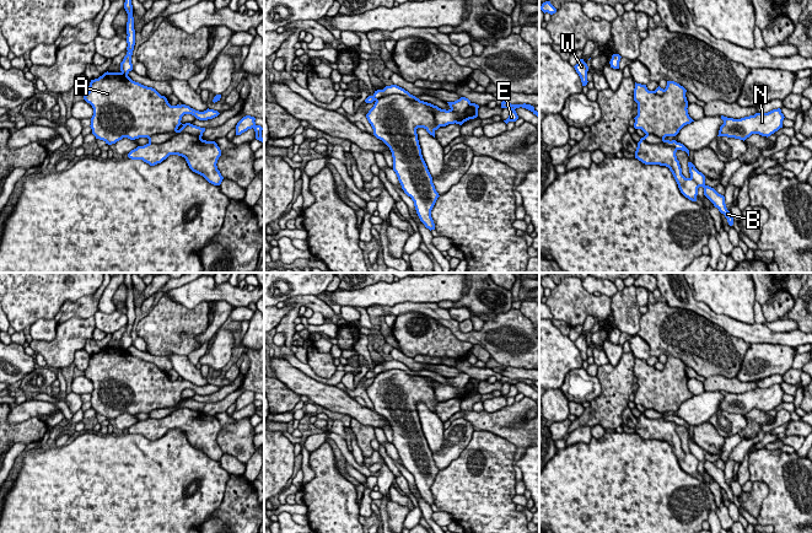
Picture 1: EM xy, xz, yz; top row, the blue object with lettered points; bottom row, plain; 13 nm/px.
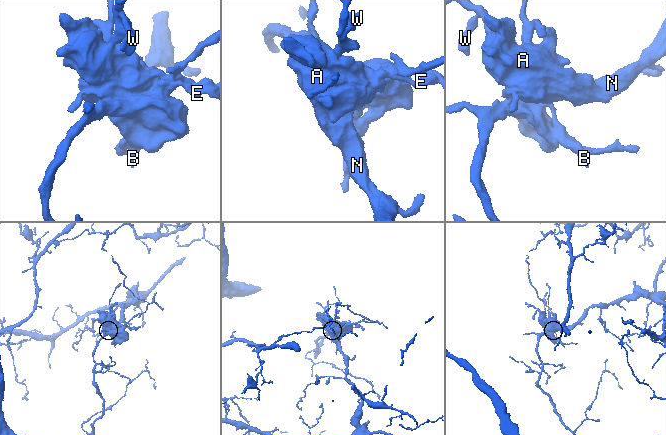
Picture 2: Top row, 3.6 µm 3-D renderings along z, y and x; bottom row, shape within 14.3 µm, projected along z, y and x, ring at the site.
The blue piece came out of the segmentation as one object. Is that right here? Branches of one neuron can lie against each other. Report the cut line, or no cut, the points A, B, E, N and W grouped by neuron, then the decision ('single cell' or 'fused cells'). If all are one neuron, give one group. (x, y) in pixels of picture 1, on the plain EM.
xz (419, 375), (408, 375), (401, 370), (383, 370), (376, 376) | A E N W / B | fused cells

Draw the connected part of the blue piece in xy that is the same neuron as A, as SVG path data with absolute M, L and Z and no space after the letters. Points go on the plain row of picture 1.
M104 348L91 355L84 375L93 383L91 404L96 414L112 420L123 413L135 415L172 408L184 389L208 395L220 388L195 386L185 379L171 381L155 364L133 356L123 348Z

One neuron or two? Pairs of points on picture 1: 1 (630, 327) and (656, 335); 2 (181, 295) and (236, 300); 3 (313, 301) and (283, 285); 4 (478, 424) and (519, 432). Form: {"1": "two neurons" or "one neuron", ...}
{"1": "two neurons", "2": "one neuron", "3": "two neurons", "4": "one neuron"}

